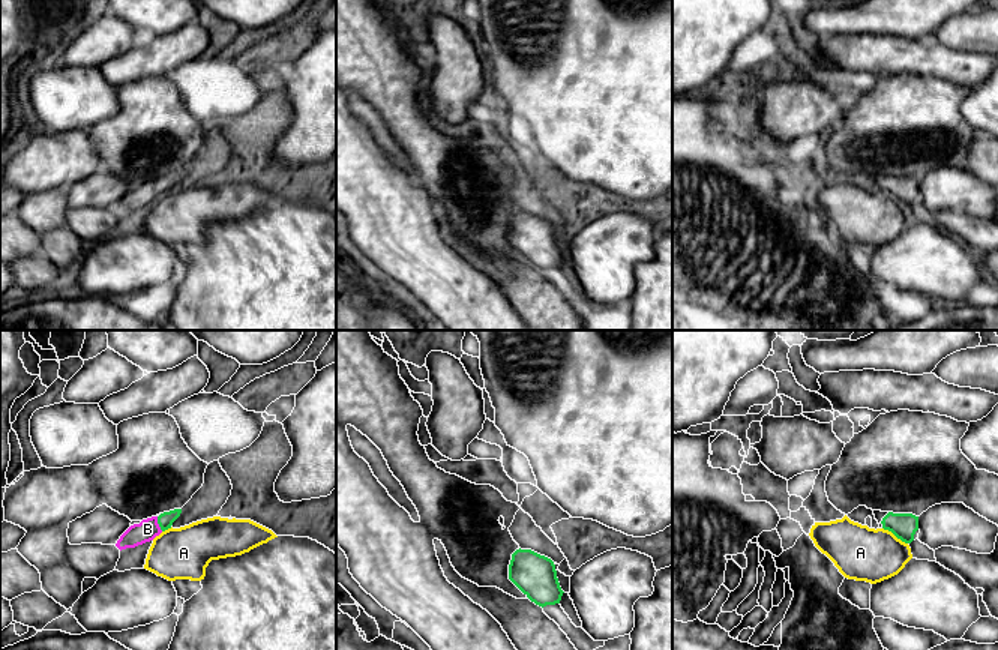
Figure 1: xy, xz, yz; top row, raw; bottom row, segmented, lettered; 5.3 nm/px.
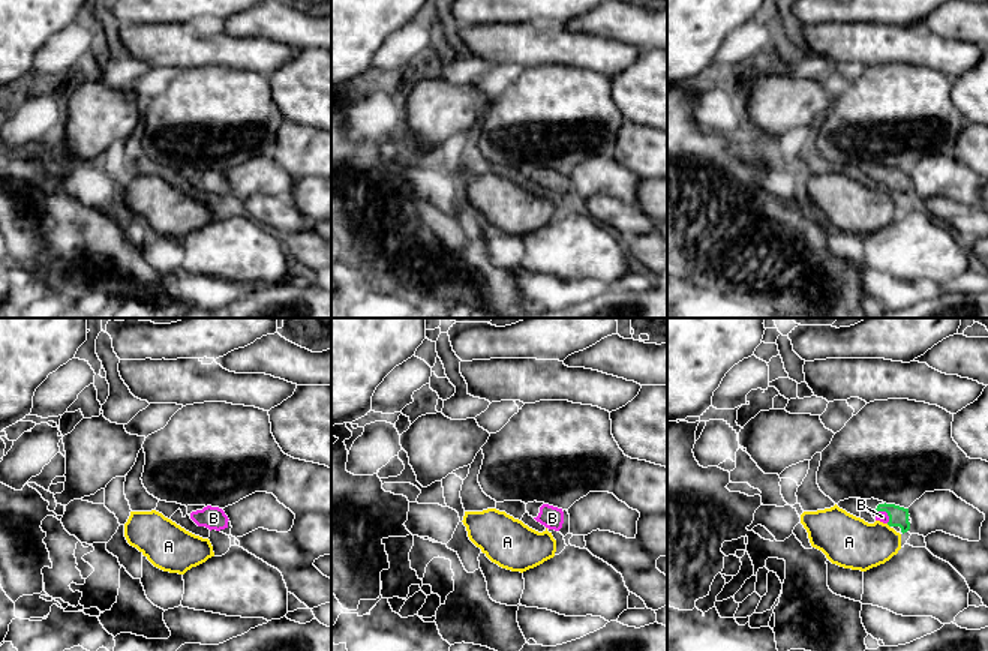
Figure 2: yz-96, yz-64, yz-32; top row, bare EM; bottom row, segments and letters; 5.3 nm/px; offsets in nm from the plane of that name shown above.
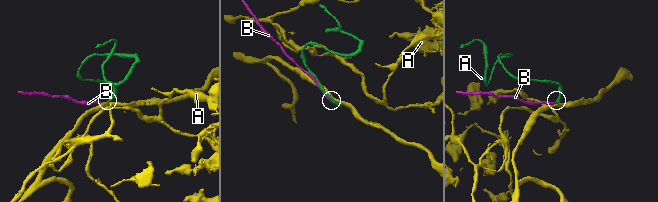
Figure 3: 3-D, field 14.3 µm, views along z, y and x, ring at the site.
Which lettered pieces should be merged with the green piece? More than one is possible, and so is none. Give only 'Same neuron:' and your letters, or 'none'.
Same neuron: B

